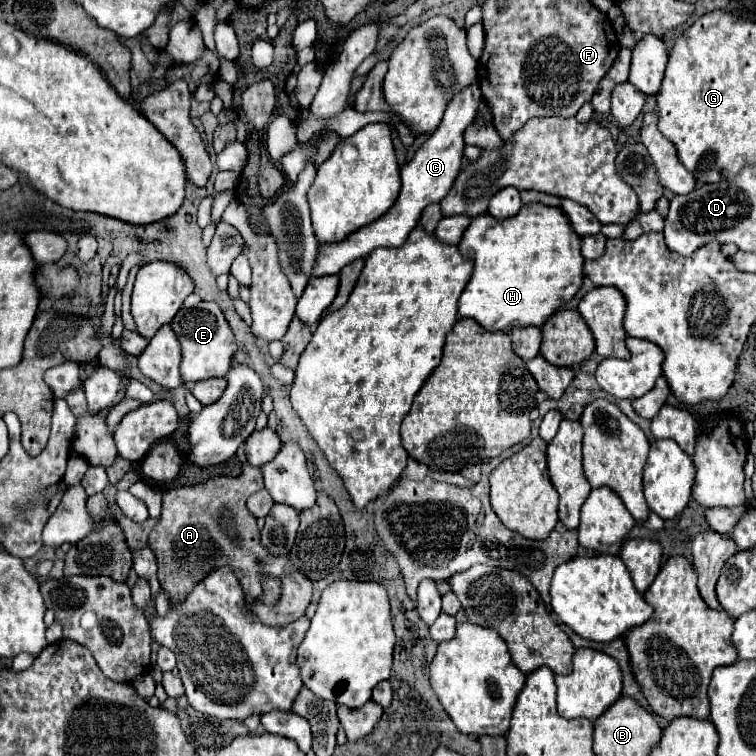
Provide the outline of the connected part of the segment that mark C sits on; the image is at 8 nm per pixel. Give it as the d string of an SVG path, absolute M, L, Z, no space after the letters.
M474 81L468 89L454 95L454 99L450 101L450 107L446 109L446 115L444 115L440 127L414 153L412 161L408 161L400 169L402 189L400 189L400 195L398 195L396 203L380 219L376 219L374 223L358 229L346 241L338 243L338 245L328 245L328 247L318 249L316 265L314 265L314 275L316 277L336 275L344 265L348 265L350 261L354 261L358 257L368 257L368 253L372 253L376 247L400 247L406 241L408 233L416 227L422 209L426 205L440 203L448 195L448 191L452 189L454 179L458 177L458 173L462 169L464 147L466 147L464 131L468 129L468 125L472 125L472 121L478 113L480 101L482 101L482 93L480 93L480 87L478 87L478 81Z

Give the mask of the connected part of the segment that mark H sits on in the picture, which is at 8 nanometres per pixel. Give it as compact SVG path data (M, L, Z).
M526 203L520 213L508 219L494 219L488 213L472 217L458 245L466 261L472 259L472 277L458 301L458 315L478 321L488 331L506 331L506 327L536 325L542 327L562 303L570 301L582 285L584 257L580 253L580 237L574 233L568 217L558 209L542 203Z

